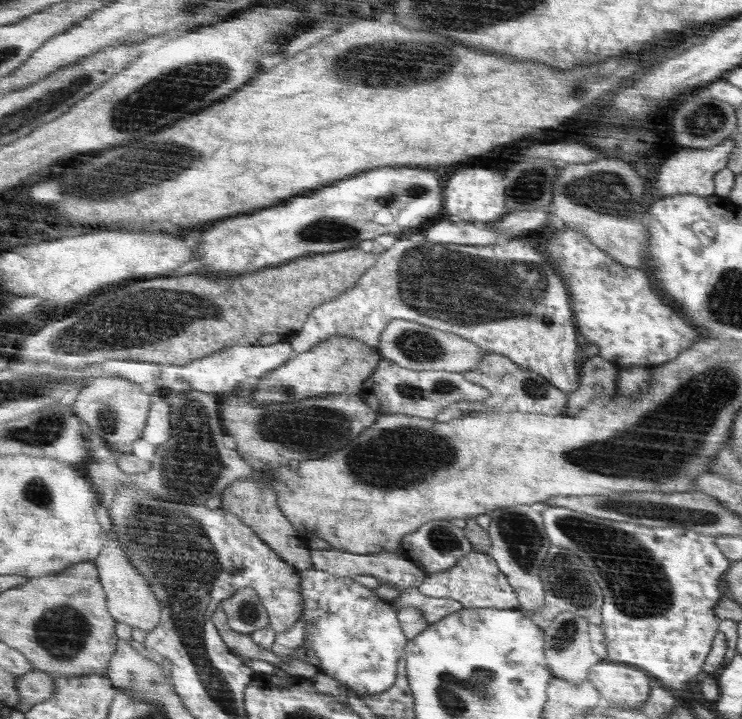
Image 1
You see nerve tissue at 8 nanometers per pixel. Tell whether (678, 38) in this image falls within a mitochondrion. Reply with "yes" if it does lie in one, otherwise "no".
no

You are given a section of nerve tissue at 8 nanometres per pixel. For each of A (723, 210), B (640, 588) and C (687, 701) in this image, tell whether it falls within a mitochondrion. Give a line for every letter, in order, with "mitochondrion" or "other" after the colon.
A: other
B: mitochondrion
C: other

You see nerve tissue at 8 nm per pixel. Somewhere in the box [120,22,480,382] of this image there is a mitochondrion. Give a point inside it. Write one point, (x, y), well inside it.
(376, 64)

